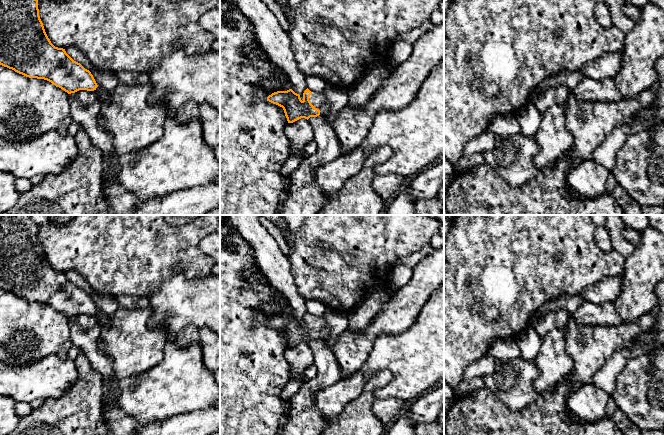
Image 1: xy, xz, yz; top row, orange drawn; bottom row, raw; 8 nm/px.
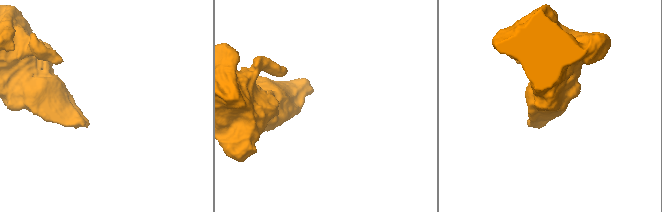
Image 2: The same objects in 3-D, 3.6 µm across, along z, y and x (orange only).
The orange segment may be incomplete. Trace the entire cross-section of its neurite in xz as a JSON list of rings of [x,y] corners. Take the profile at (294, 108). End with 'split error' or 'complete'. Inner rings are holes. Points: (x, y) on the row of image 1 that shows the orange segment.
[[[308,88],[303,93],[303,98],[292,89],[277,91],[267,97],[267,101],[283,108],[288,123],[293,123],[301,118],[309,119],[320,114],[325,116],[330,110],[324,92],[312,93]]]; split error

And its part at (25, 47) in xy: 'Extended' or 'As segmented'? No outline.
Extended

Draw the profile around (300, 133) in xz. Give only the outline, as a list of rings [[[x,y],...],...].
[[[305,118],[288,123],[285,127],[285,134],[291,143],[291,148],[295,151],[290,152],[280,169],[283,178],[292,174],[301,165],[305,159],[298,152],[304,150],[304,147],[314,140],[313,128]]]

